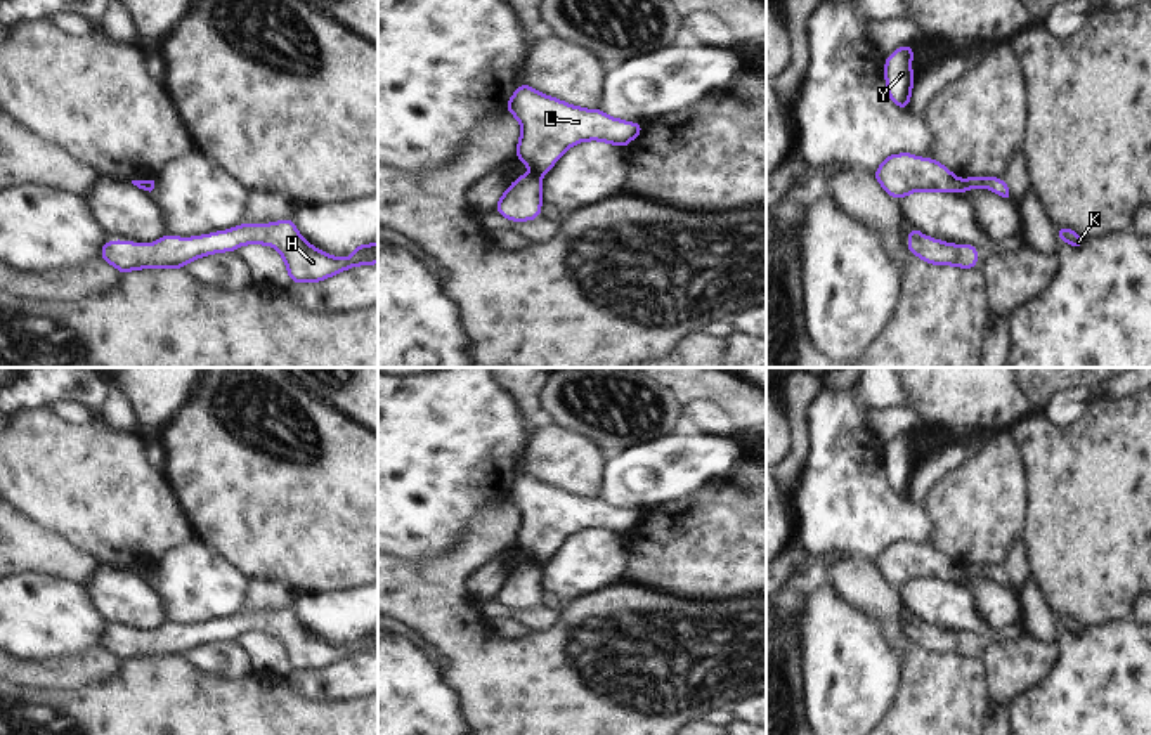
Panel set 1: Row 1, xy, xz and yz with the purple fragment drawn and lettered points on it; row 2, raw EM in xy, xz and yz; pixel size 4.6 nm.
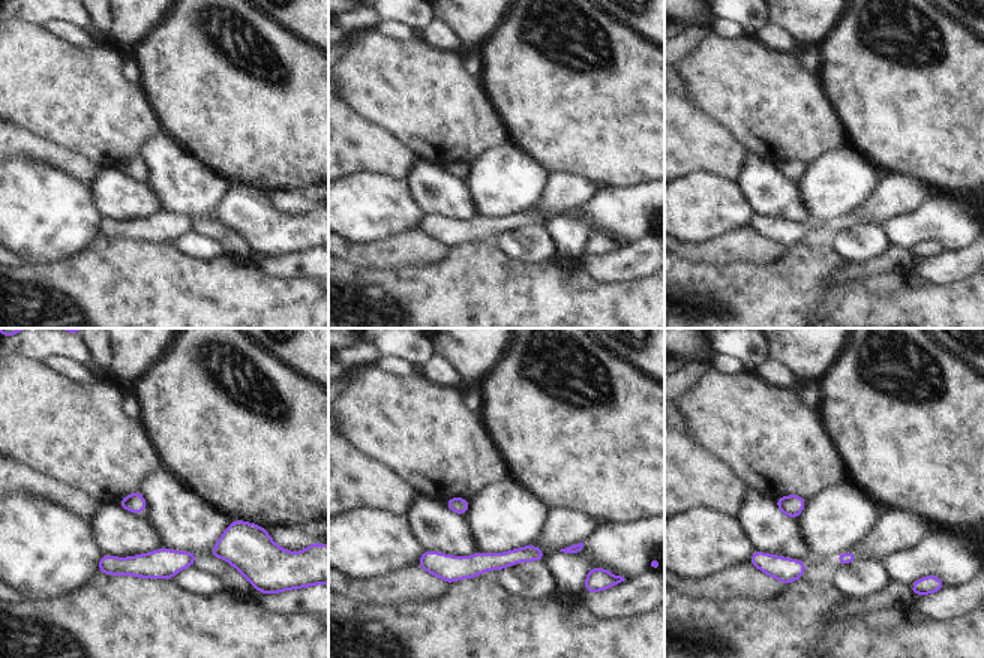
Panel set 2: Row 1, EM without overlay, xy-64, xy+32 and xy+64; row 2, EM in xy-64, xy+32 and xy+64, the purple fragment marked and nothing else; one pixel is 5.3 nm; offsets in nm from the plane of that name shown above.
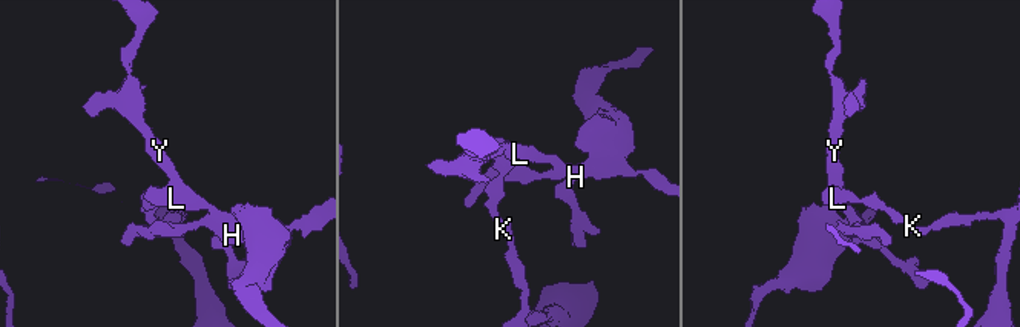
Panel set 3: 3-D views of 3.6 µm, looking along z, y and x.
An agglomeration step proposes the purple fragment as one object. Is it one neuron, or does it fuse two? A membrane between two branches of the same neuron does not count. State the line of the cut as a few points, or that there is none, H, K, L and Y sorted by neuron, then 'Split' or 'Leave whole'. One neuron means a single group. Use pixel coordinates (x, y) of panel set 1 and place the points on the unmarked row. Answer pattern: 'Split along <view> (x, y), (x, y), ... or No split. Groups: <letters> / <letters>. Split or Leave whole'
Split along yz (962, 569), (966, 578). Groups: H L Y / K. Split.

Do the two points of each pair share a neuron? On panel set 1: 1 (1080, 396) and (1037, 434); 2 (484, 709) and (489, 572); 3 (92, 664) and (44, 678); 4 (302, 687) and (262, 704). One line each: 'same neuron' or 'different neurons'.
1: different neurons
2: different neurons
3: same neuron
4: different neurons

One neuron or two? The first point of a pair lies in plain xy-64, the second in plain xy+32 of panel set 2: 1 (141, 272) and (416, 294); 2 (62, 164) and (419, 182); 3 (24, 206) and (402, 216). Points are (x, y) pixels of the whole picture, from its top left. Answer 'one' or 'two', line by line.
1: one
2: two
3: one

